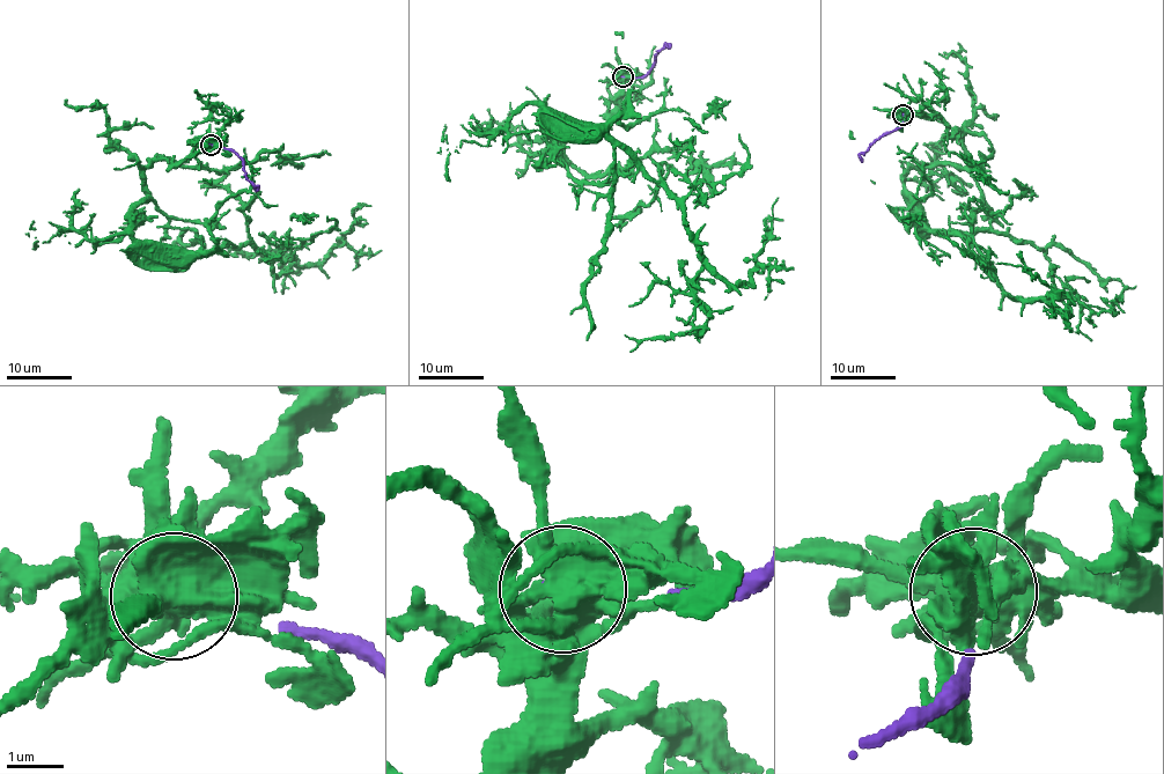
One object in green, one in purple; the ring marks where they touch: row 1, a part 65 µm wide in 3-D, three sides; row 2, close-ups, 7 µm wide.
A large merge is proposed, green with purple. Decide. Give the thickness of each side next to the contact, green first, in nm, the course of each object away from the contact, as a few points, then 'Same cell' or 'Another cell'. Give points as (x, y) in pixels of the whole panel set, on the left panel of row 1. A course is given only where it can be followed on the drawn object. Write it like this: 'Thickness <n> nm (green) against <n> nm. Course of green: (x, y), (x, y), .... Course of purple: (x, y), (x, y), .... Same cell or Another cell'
Thickness 600 nm (green) against 70 nm. Course of green: (211, 145), (145, 170), (147, 198), (203, 255), (249, 244), (277, 274), (284, 256), (296, 260), (212, 247). Course of purple: (211, 145), (231, 148), (257, 191). Another cell

